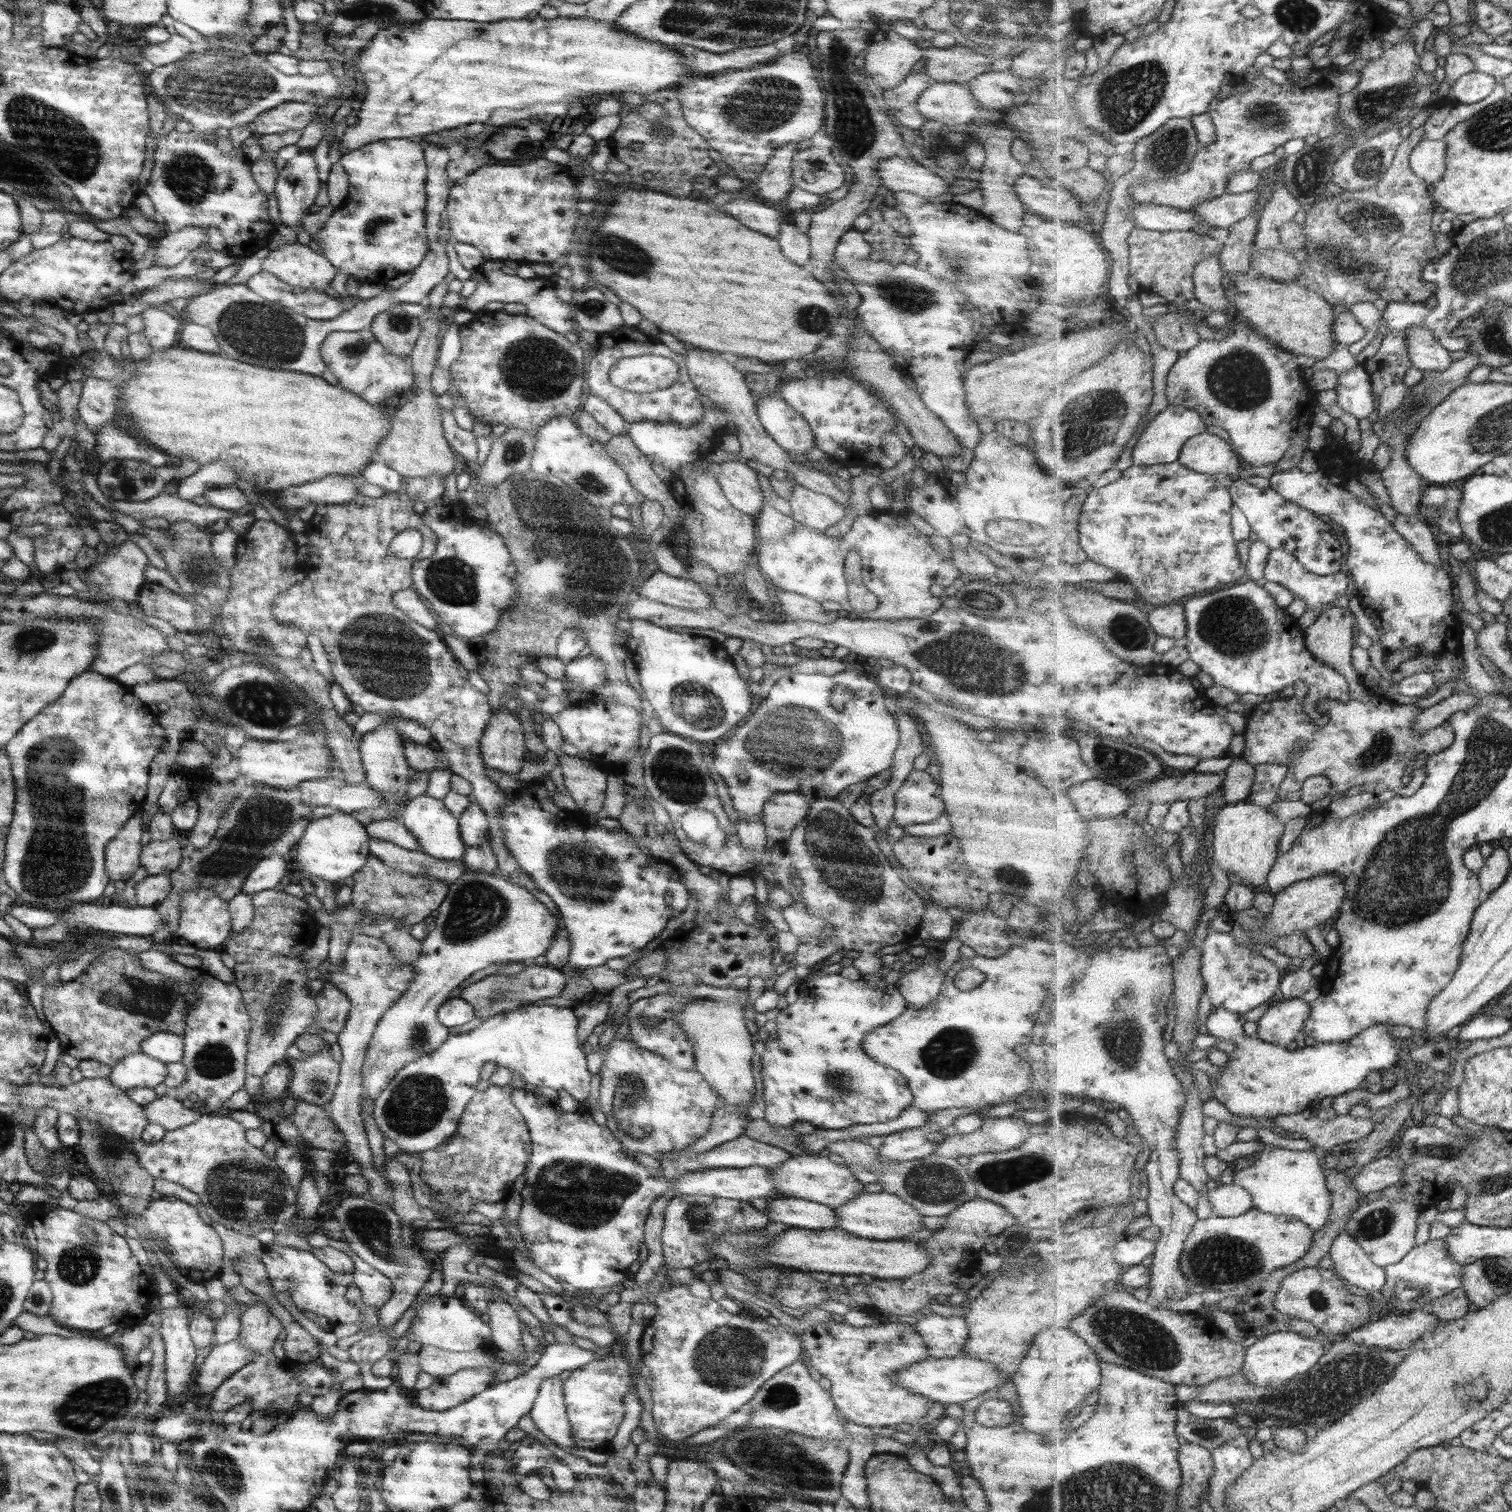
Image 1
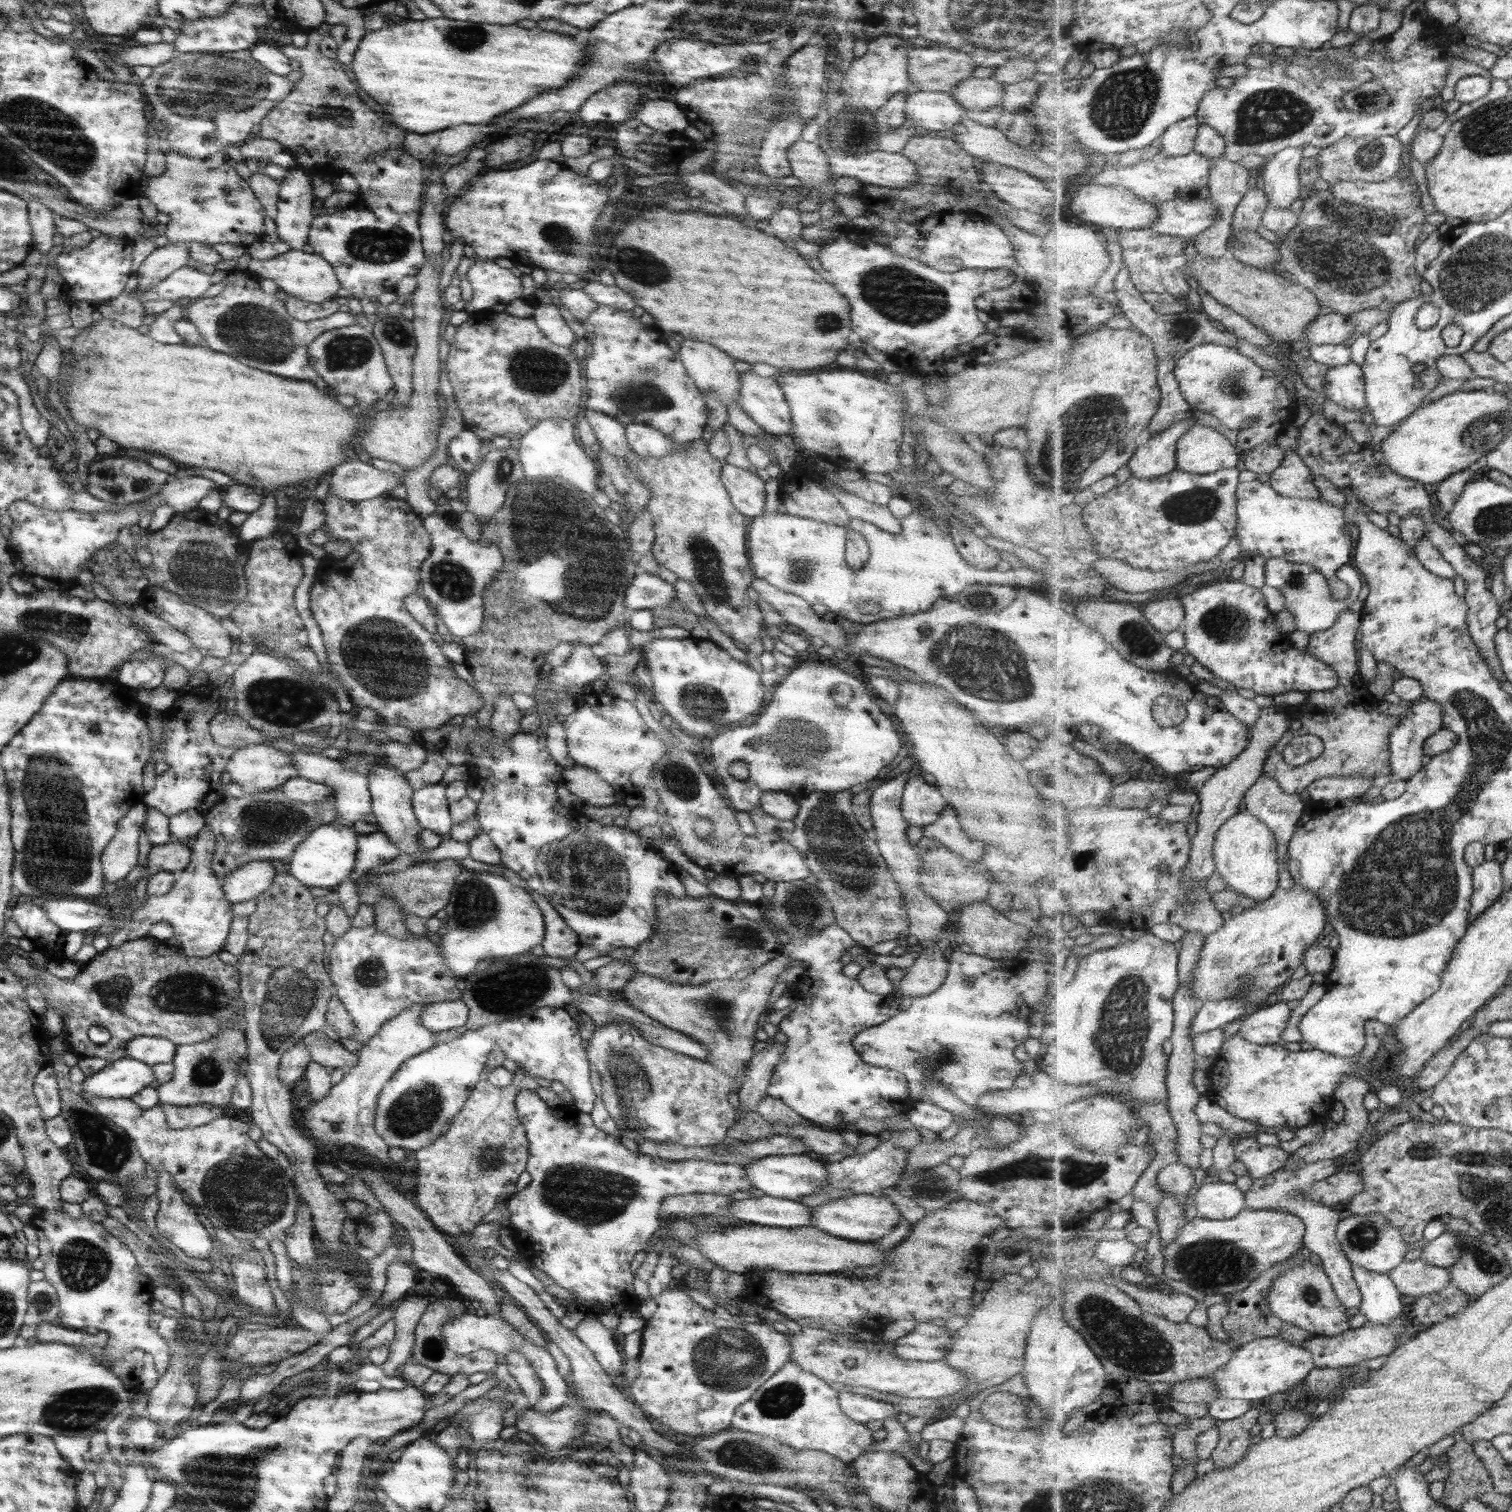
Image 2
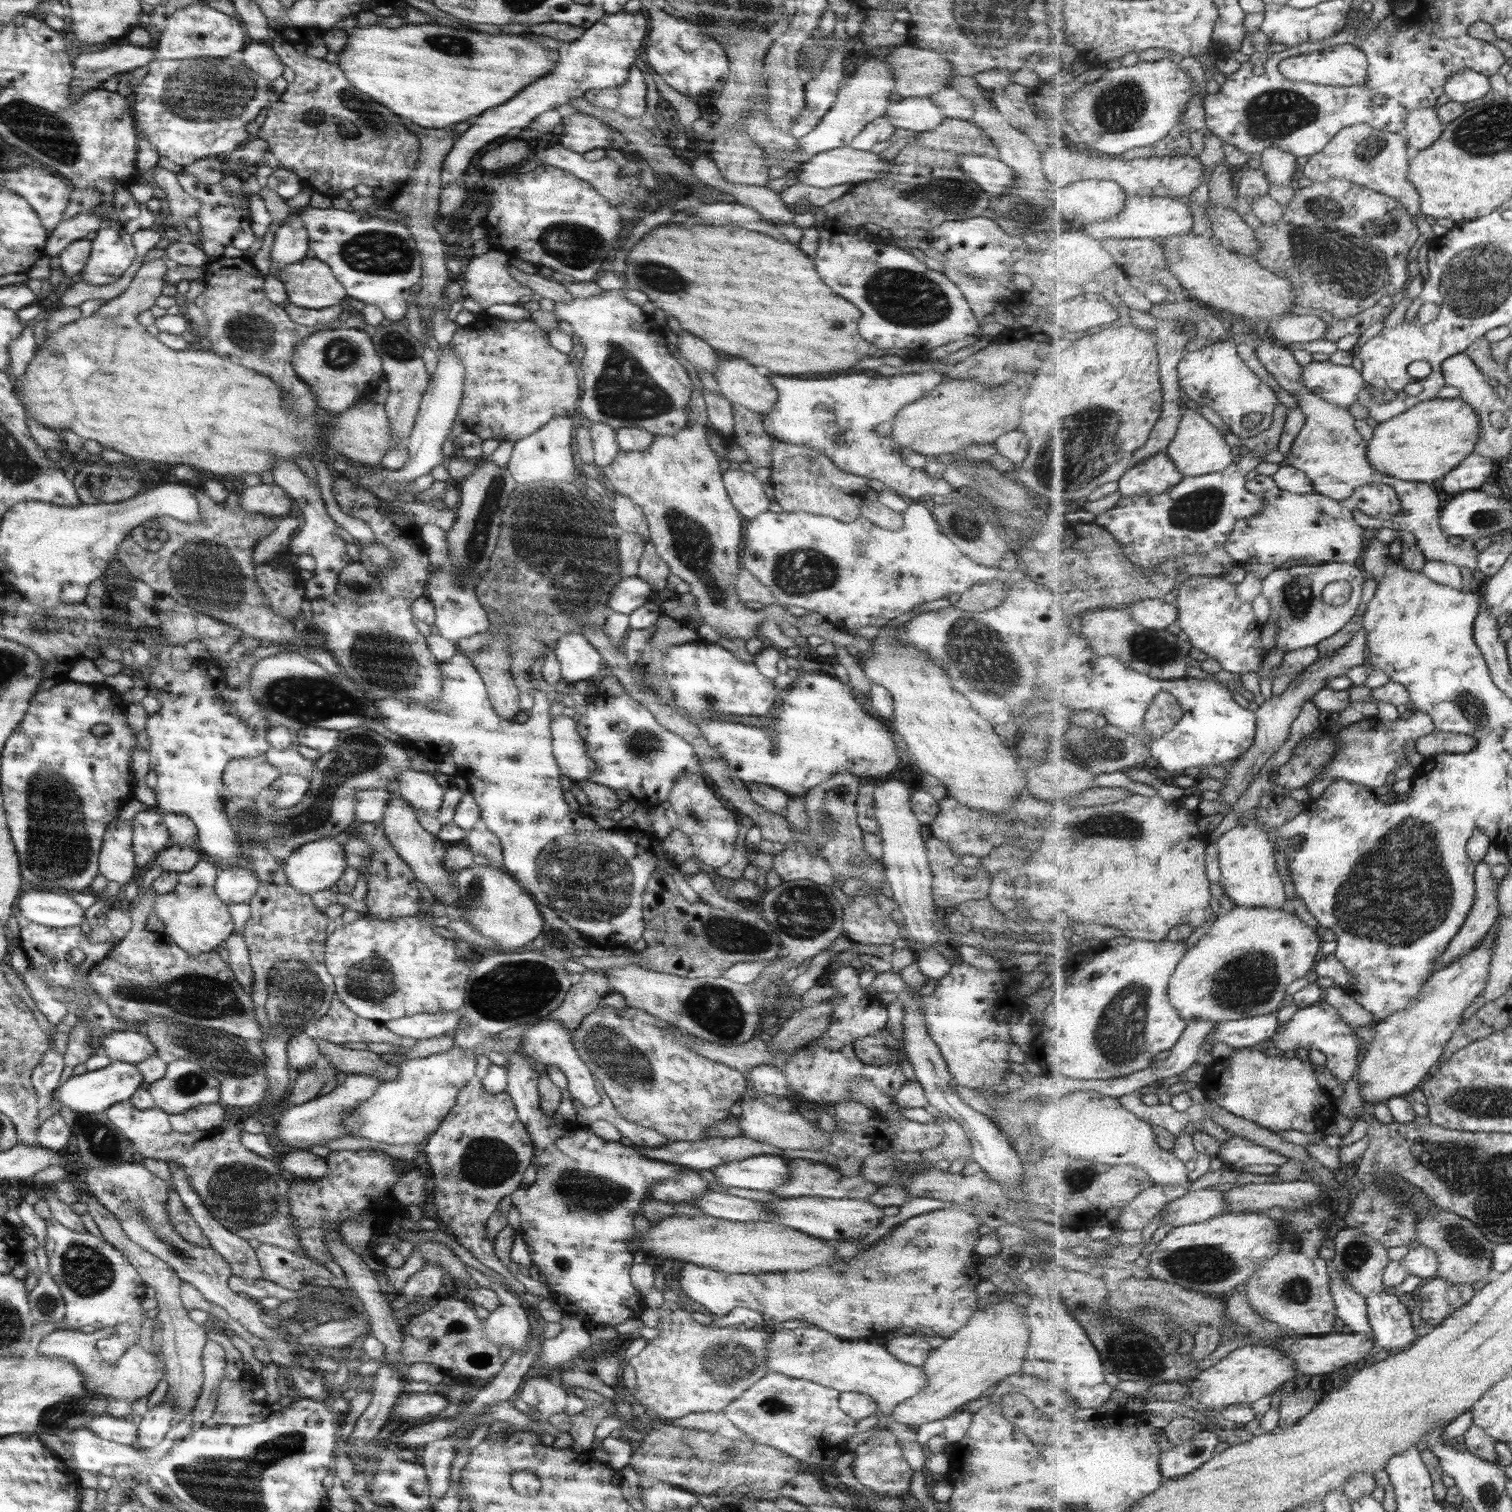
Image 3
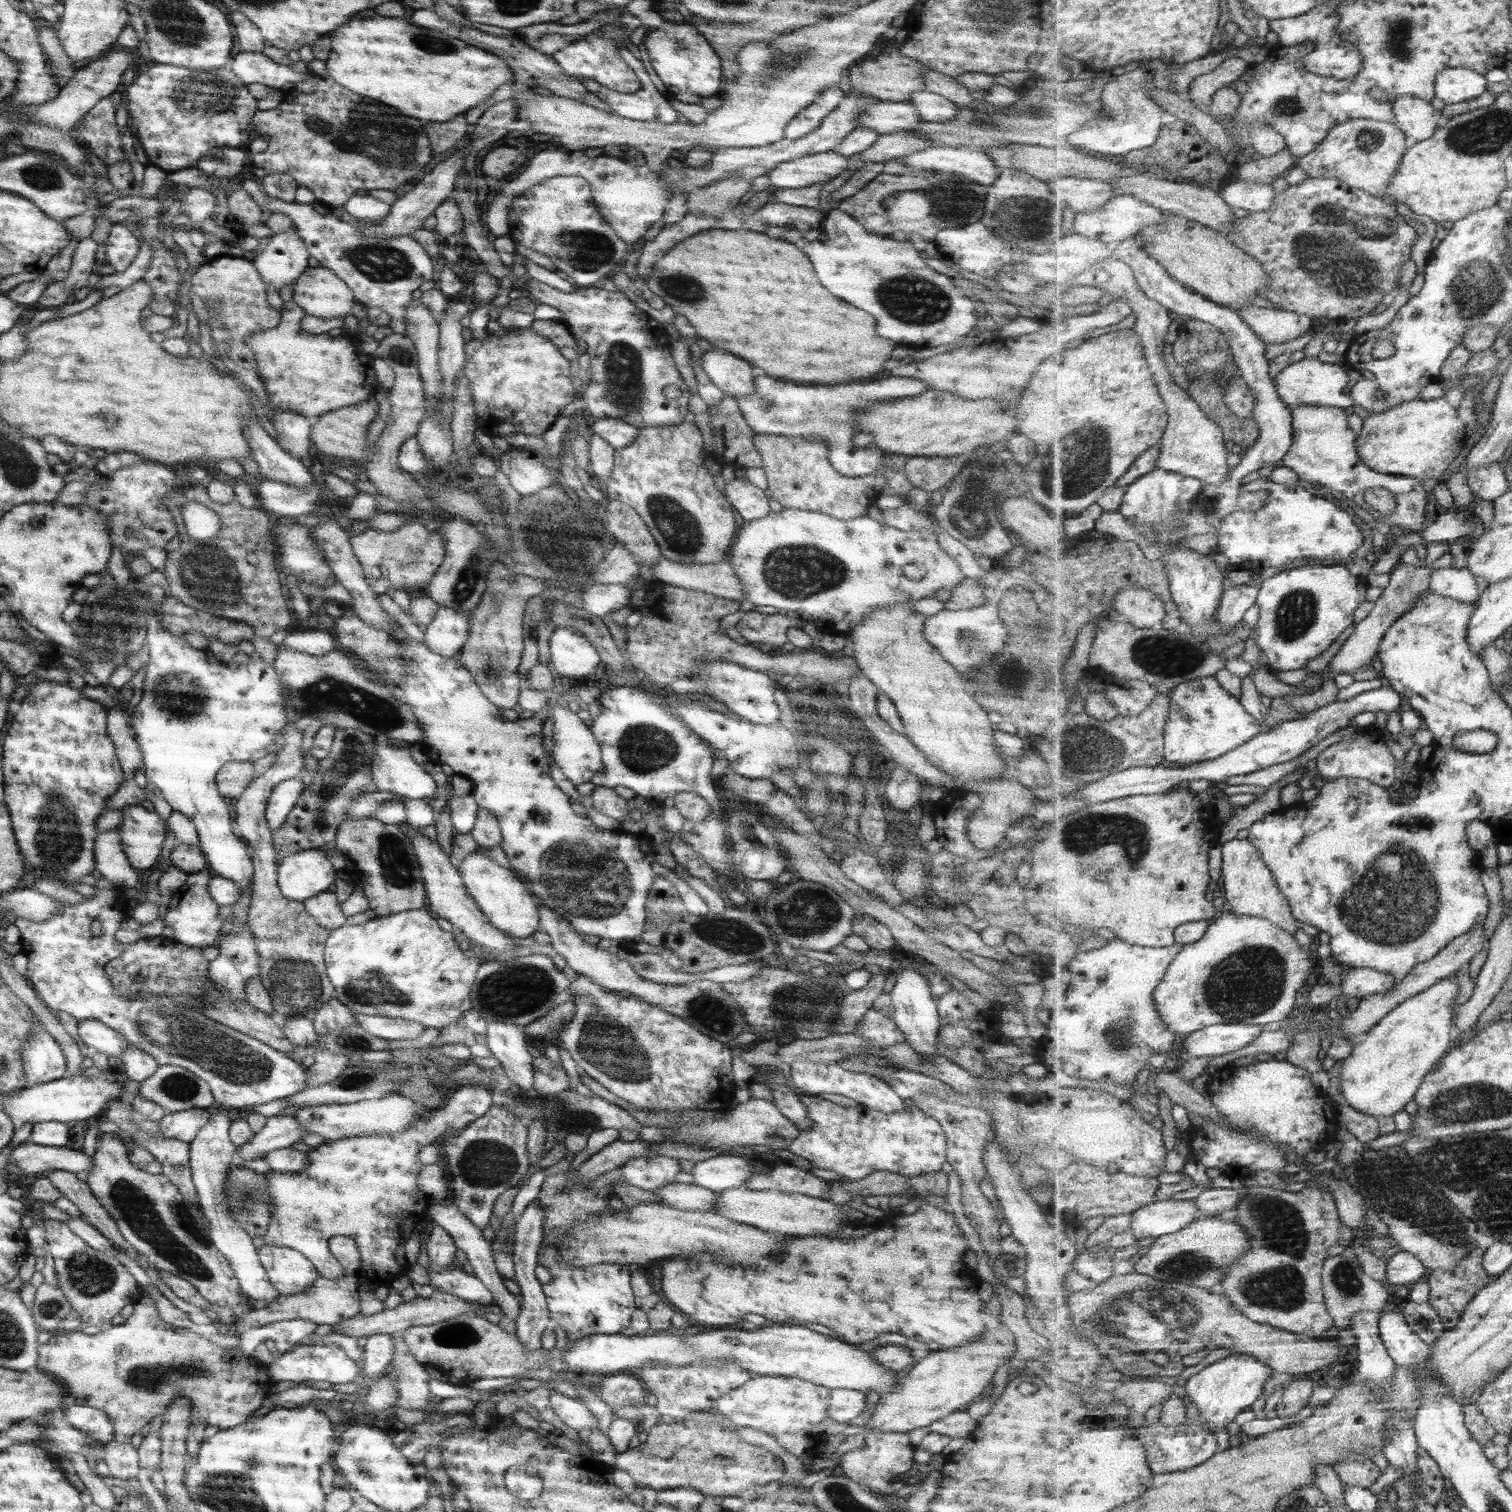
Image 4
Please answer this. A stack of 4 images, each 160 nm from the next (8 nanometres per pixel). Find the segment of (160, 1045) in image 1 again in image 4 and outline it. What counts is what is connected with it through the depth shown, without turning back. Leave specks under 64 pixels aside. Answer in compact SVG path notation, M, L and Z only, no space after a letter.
M95 1020L77 1022L77 1038L91 1052L120 1058L128 1042L114 1030Z

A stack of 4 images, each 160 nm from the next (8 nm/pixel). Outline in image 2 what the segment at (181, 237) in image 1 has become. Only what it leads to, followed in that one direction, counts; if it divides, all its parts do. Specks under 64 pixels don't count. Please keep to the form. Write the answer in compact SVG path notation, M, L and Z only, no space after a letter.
M166 243L161 248L156 247L149 256L145 256L134 273L137 278L136 287L143 290L160 283L166 276L186 265L188 255L187 243Z

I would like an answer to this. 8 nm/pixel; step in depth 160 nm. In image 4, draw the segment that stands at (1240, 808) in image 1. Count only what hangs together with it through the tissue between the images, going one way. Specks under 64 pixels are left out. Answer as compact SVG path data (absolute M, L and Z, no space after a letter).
M1248 838L1233 839L1221 844L1223 855L1222 891L1223 898L1230 904L1235 914L1271 919L1283 930L1295 934L1297 919L1292 913L1292 906L1276 881L1276 876L1268 867L1261 849Z

